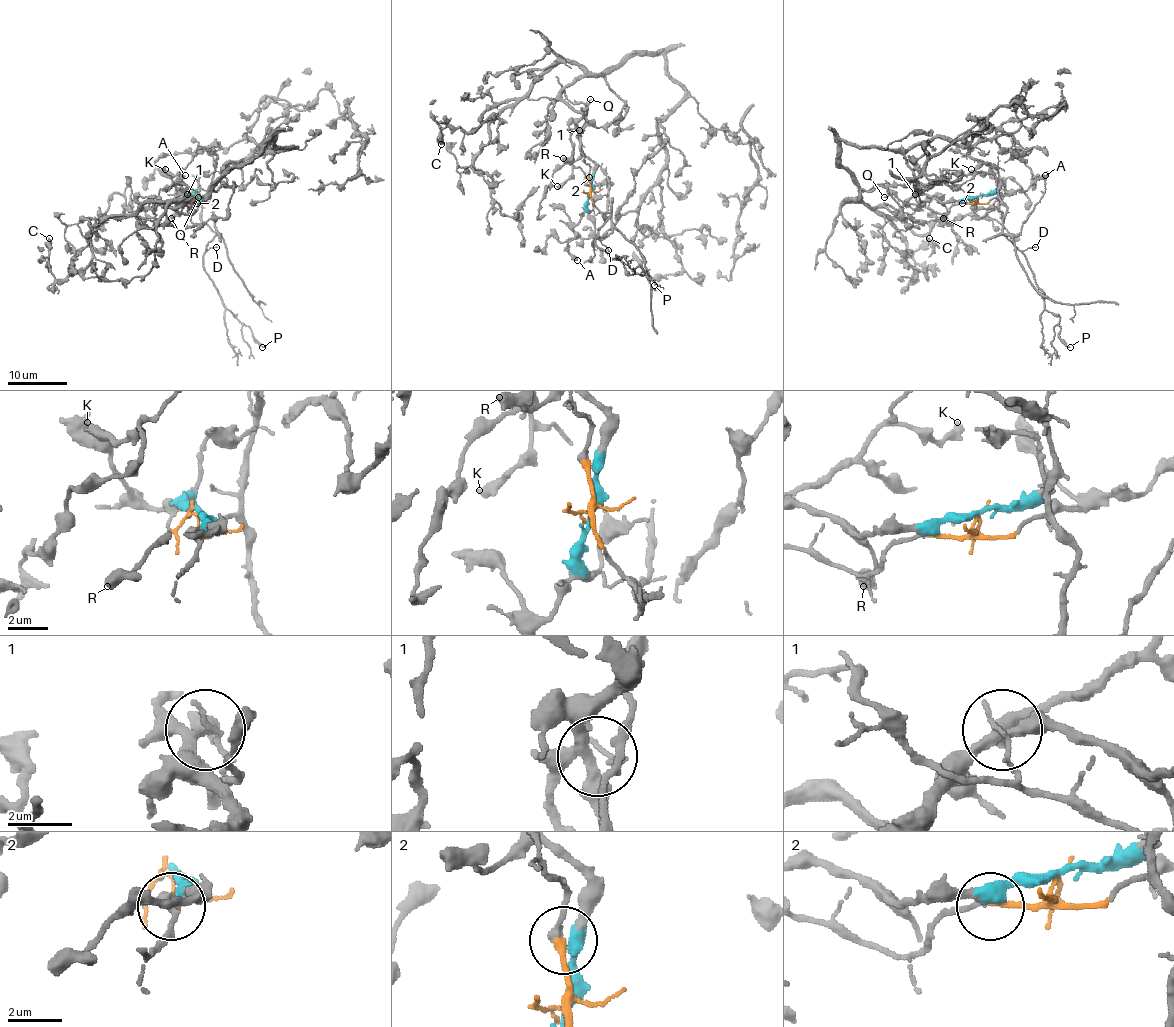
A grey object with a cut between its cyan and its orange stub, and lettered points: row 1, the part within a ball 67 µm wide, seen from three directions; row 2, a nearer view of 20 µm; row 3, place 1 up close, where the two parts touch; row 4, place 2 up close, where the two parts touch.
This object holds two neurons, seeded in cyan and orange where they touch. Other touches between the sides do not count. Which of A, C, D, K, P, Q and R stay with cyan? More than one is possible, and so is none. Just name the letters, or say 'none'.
A, C, K, R

